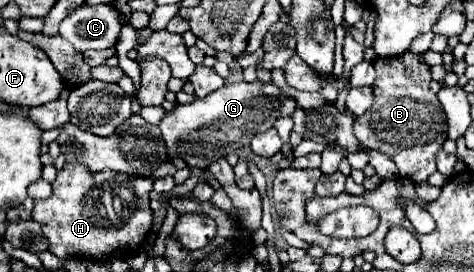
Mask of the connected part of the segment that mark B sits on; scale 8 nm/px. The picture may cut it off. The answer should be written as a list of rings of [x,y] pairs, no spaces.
[[[402,54],[392,58],[374,58],[374,106],[354,122],[354,134],[368,150],[378,150],[390,156],[402,178],[412,182],[426,182],[436,172],[436,152],[448,138],[448,126],[436,94],[428,90],[428,66],[420,62],[420,54]]]

